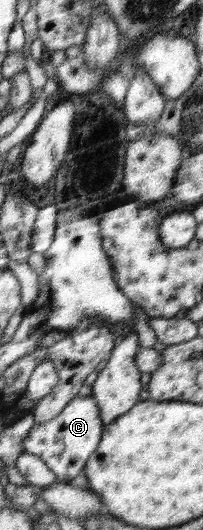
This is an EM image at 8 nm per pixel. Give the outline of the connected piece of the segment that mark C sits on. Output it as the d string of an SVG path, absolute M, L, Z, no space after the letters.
M76 396L48 423L35 423L28 436L22 441L24 452L39 457L53 470L58 482L68 482L74 475L80 475L86 461L89 461L102 435L102 416L97 401L91 396Z

